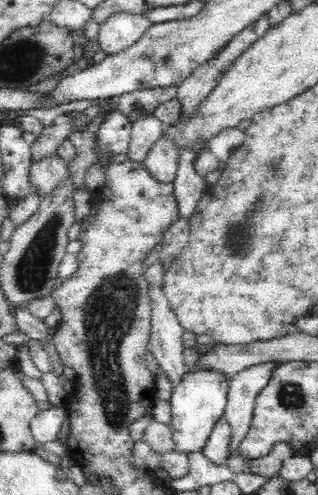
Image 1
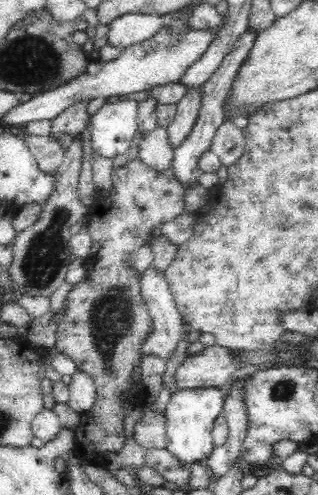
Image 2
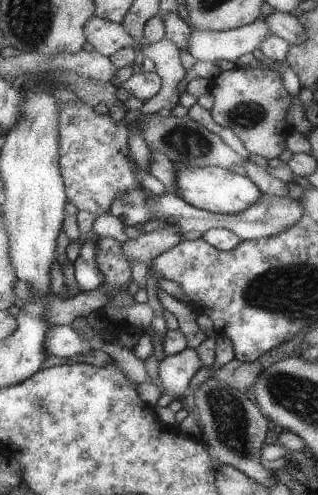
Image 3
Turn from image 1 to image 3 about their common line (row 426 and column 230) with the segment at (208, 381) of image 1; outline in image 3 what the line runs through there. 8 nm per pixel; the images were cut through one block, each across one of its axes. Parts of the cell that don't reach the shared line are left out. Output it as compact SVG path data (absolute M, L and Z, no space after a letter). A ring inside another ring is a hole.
M221 166L177 168L177 180L179 180L179 194L183 200L187 200L189 204L201 210L215 212L215 214L237 214L251 208L263 198L261 188L249 176L239 176L233 170Z

